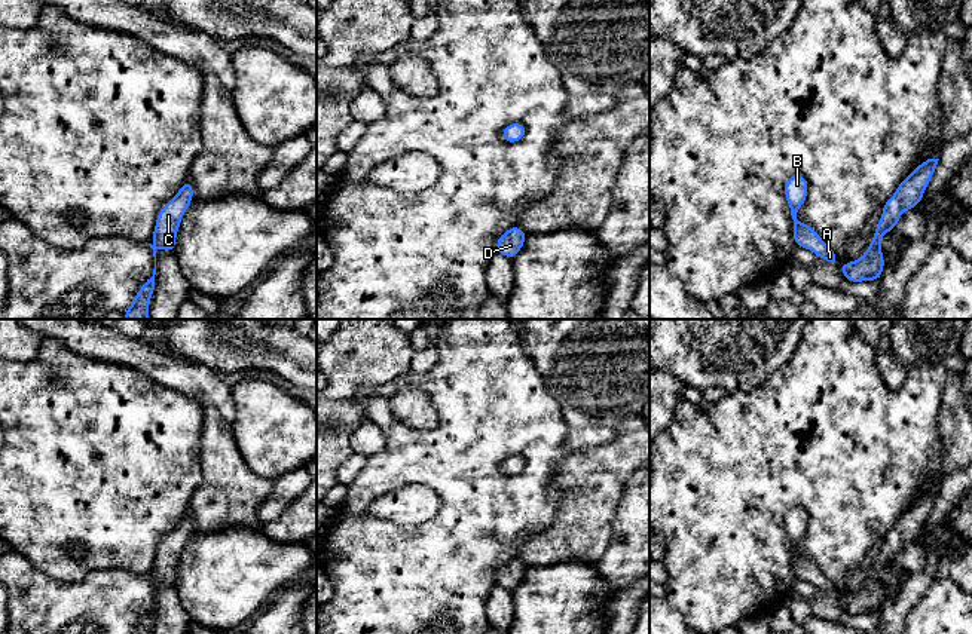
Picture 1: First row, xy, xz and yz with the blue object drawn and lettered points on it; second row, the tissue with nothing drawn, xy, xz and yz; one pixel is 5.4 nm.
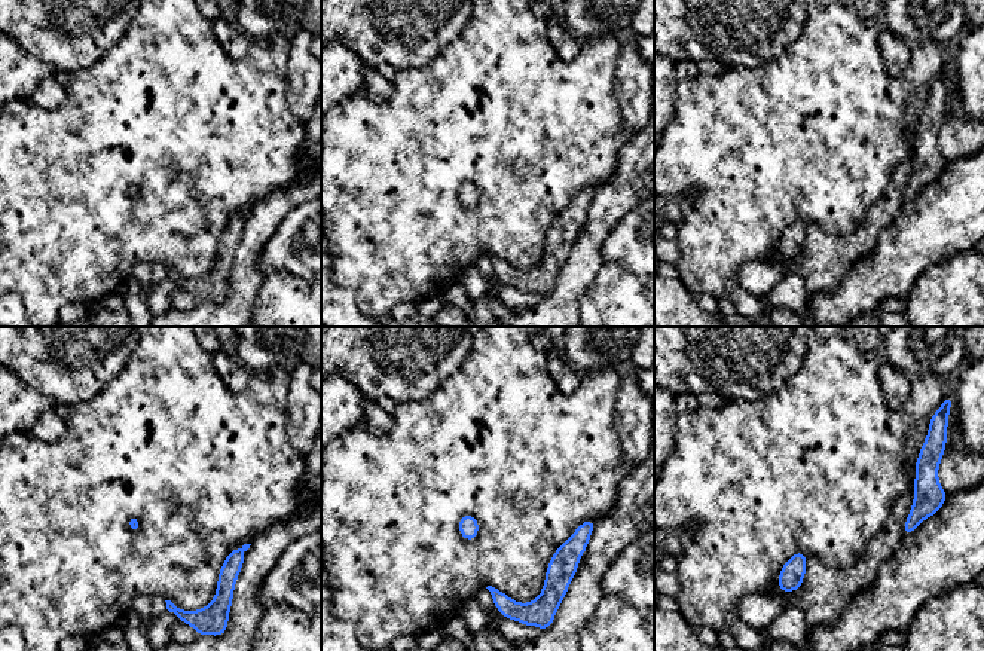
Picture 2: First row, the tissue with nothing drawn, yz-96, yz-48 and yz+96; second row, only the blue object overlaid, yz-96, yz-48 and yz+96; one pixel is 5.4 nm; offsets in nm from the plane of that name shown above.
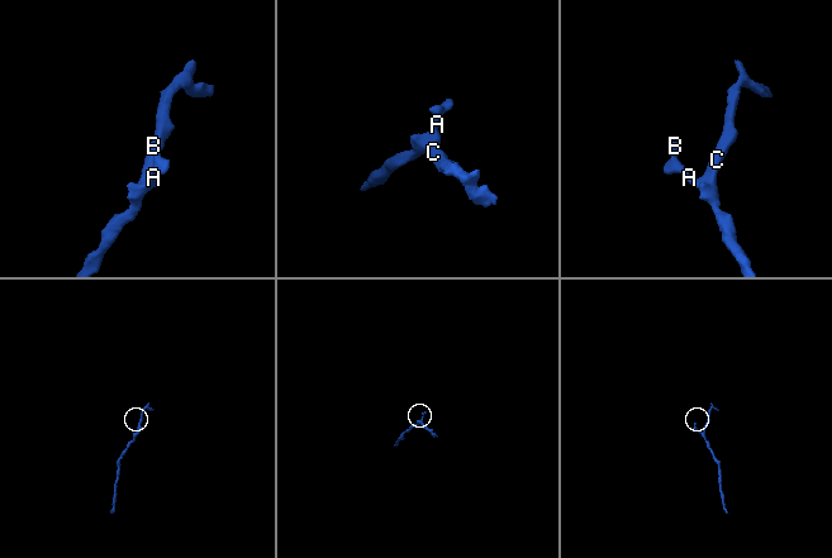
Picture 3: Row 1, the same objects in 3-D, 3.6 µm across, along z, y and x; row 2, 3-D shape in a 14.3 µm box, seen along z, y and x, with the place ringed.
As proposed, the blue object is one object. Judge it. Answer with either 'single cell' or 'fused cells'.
single cell

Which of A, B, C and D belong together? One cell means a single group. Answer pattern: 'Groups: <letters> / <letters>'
Groups: A B C D

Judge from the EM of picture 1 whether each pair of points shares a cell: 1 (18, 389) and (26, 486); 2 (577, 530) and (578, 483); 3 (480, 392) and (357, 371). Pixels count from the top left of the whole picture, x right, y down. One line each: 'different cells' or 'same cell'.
1: same cell
2: same cell
3: different cells

